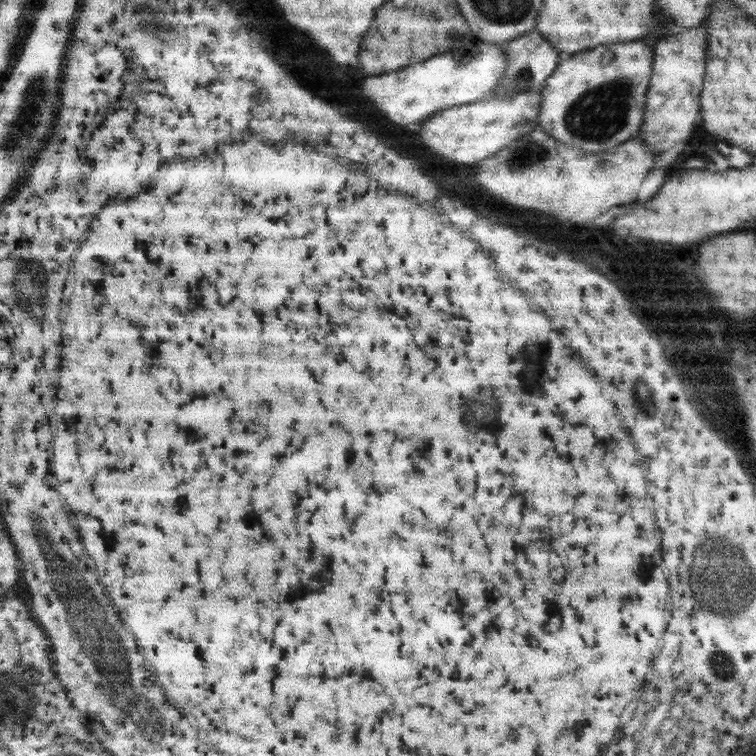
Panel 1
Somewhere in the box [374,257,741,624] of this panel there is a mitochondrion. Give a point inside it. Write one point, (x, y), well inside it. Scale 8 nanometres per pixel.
(642, 396)

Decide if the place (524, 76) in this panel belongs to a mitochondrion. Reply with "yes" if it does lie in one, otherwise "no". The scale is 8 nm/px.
yes

